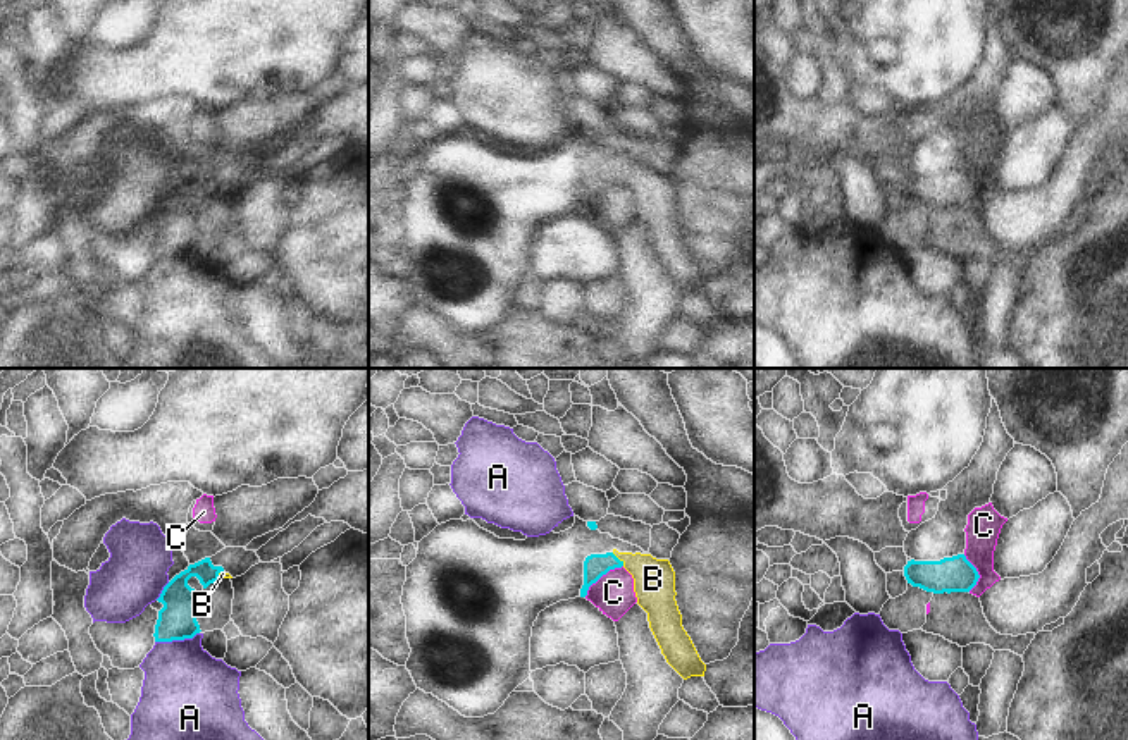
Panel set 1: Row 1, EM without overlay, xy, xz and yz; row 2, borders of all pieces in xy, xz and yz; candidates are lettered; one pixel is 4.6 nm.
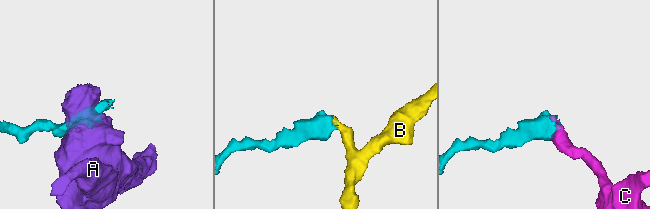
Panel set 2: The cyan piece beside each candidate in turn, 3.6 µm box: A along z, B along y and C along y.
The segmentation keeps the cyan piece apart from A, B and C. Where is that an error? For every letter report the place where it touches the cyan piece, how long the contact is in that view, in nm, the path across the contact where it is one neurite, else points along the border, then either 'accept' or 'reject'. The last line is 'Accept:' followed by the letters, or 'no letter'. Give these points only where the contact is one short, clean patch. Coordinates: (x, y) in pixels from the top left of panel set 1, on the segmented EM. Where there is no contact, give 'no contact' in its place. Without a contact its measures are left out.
A: xy (176, 639) | 220 nm | reject
B: xz (619, 560) | 90 nm | across xz (596, 565), (619, 560), (639, 565), (653, 579) | accept
C: xz (601, 575) | 240 nm | along xz (622, 565), (603, 573), (584, 596) | reject
Accept: B

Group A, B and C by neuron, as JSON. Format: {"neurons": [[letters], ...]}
{"neurons": [["A"], ["B"], ["C"]]}

